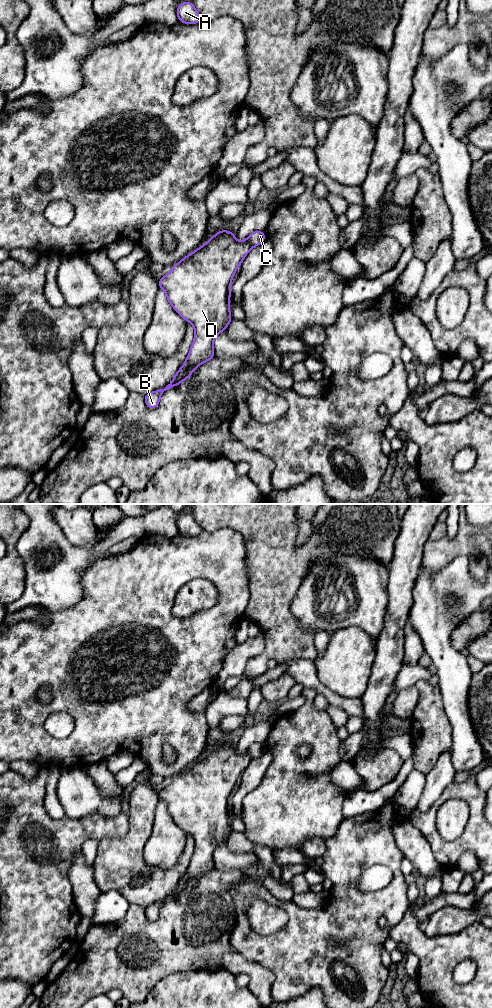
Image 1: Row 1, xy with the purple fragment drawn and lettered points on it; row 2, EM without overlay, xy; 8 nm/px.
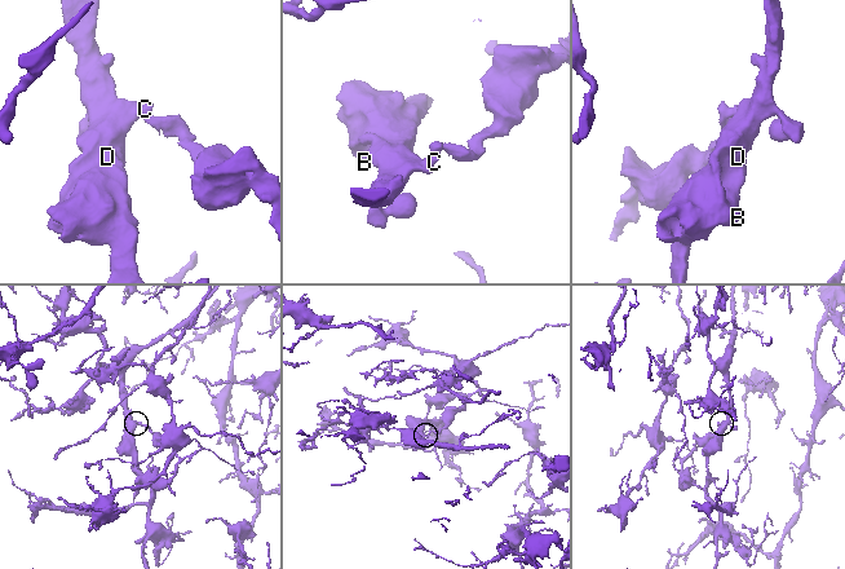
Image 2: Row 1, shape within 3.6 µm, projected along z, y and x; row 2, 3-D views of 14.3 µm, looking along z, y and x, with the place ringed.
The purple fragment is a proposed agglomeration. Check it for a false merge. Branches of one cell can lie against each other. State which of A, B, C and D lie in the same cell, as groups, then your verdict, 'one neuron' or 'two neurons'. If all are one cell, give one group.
A B D / C; two neurons

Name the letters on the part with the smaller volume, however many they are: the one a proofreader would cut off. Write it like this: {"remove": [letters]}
{"remove": ["C"]}

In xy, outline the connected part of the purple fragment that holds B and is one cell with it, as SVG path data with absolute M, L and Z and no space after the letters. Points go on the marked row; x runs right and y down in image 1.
M230 230L217 231L217 234L210 237L206 244L173 265L173 269L158 280L159 288L165 291L169 303L182 318L194 326L195 334L189 355L173 380L164 389L144 396L149 409L157 408L164 391L182 383L189 378L197 366L215 357L213 341L232 320L229 307L231 281L251 248L248 239L238 242L235 233L231 233Z

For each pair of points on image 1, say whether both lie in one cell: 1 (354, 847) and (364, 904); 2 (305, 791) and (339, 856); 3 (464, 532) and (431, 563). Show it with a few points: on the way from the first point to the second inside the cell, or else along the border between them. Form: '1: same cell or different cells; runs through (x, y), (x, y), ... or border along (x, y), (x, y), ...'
1: same cell; runs through (345, 862), (345, 889), (349, 893)
2: different cells; border along (343, 818), (336, 831), (325, 839)
3: same cell; runs through (457, 540), (439, 555)

